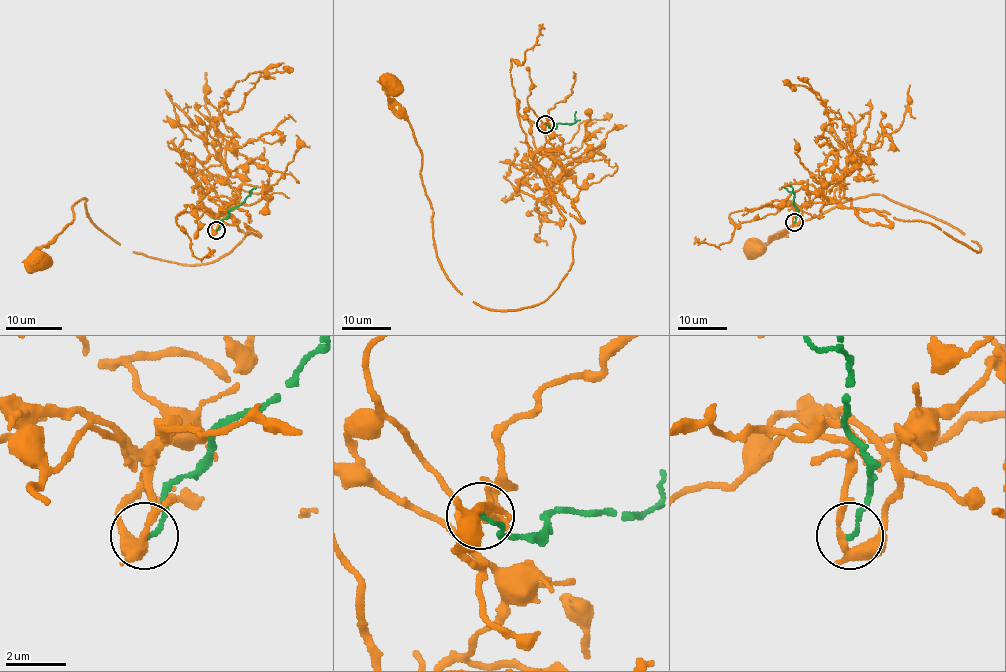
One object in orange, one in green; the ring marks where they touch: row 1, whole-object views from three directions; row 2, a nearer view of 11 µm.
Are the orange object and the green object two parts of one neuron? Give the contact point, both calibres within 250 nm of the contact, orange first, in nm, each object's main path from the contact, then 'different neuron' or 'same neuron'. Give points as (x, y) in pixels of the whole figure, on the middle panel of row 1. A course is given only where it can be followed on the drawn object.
(545, 124) | 240/140 nm | orange via (545, 123), (530, 158), (572, 227), (573, 262), (539, 303), (488, 309), (448, 278), (389, 84) | green via (545, 124), (555, 127), (558, 123), (573, 123), (575, 111) | different neuron

